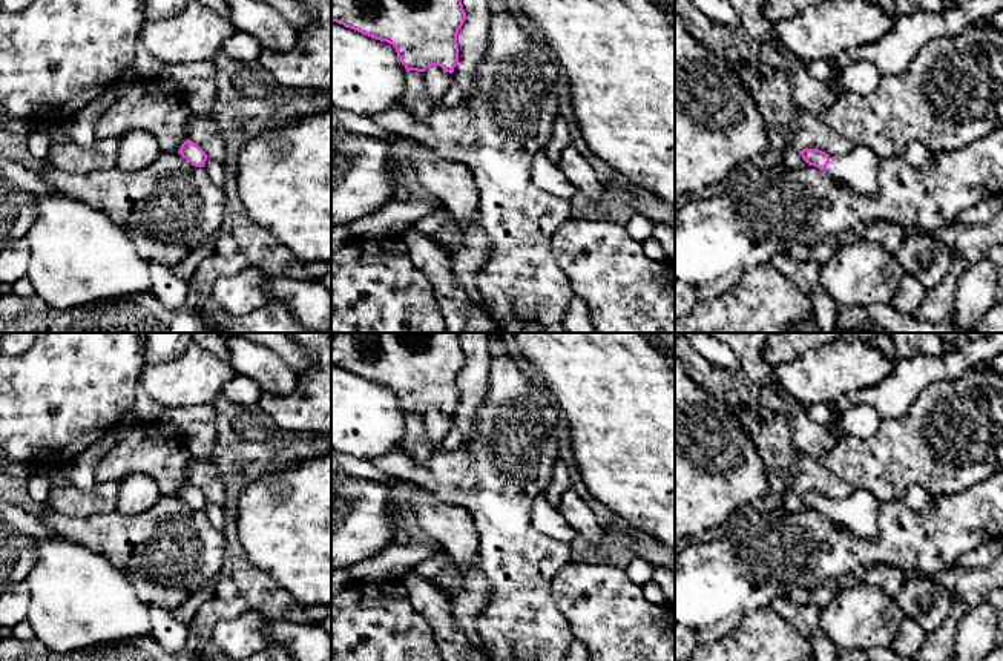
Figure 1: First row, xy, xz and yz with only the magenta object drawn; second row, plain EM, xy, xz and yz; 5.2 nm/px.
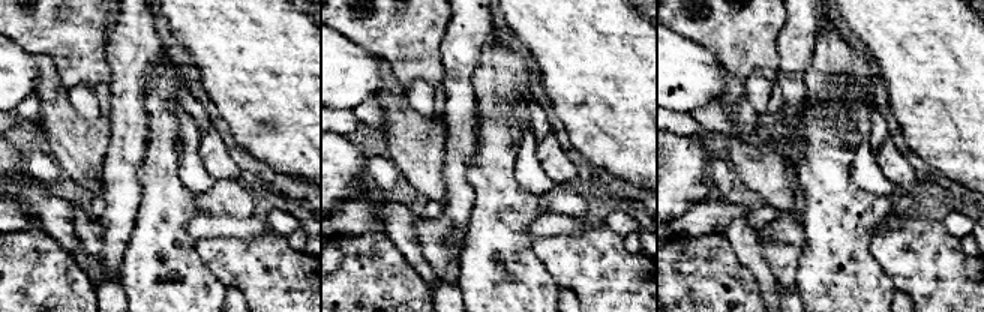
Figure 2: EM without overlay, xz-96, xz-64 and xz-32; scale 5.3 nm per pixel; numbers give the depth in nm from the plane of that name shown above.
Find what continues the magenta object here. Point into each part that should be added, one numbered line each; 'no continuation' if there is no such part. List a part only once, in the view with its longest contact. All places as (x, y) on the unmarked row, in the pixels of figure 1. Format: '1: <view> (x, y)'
1: yz (859, 511)

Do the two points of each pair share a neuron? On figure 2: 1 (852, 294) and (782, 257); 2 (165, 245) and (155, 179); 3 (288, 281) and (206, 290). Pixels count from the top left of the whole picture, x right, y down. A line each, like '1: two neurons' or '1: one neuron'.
1: two neurons
2: one neuron
3: two neurons

